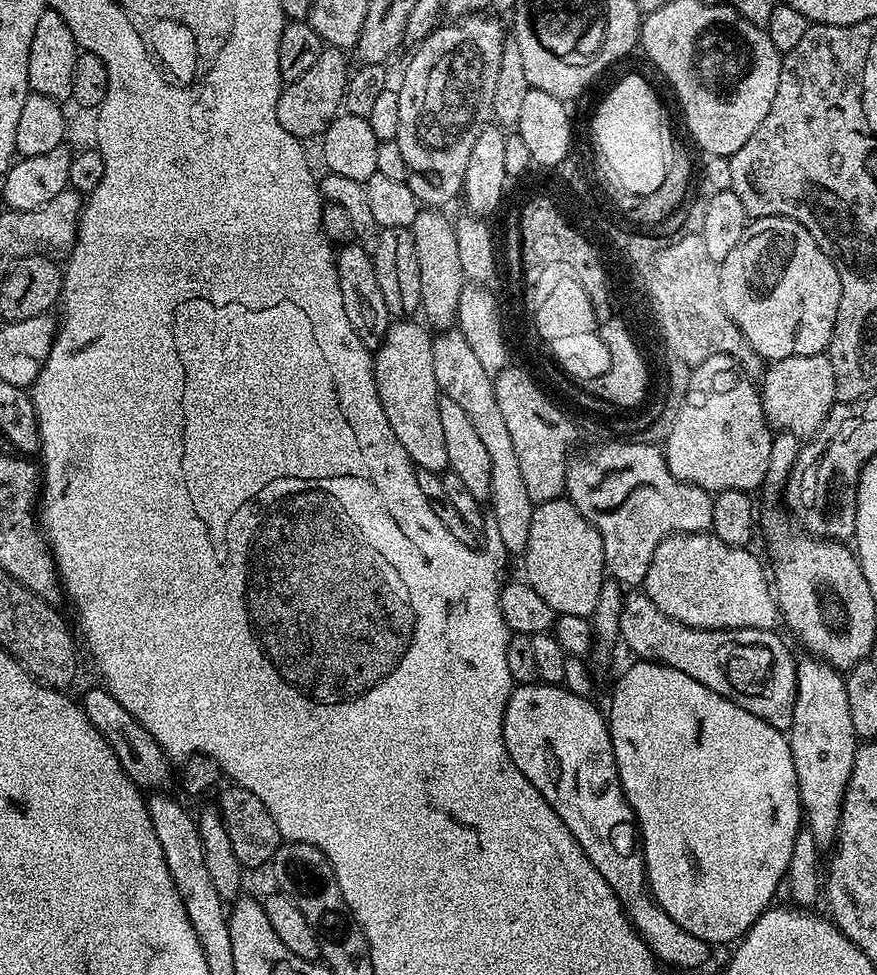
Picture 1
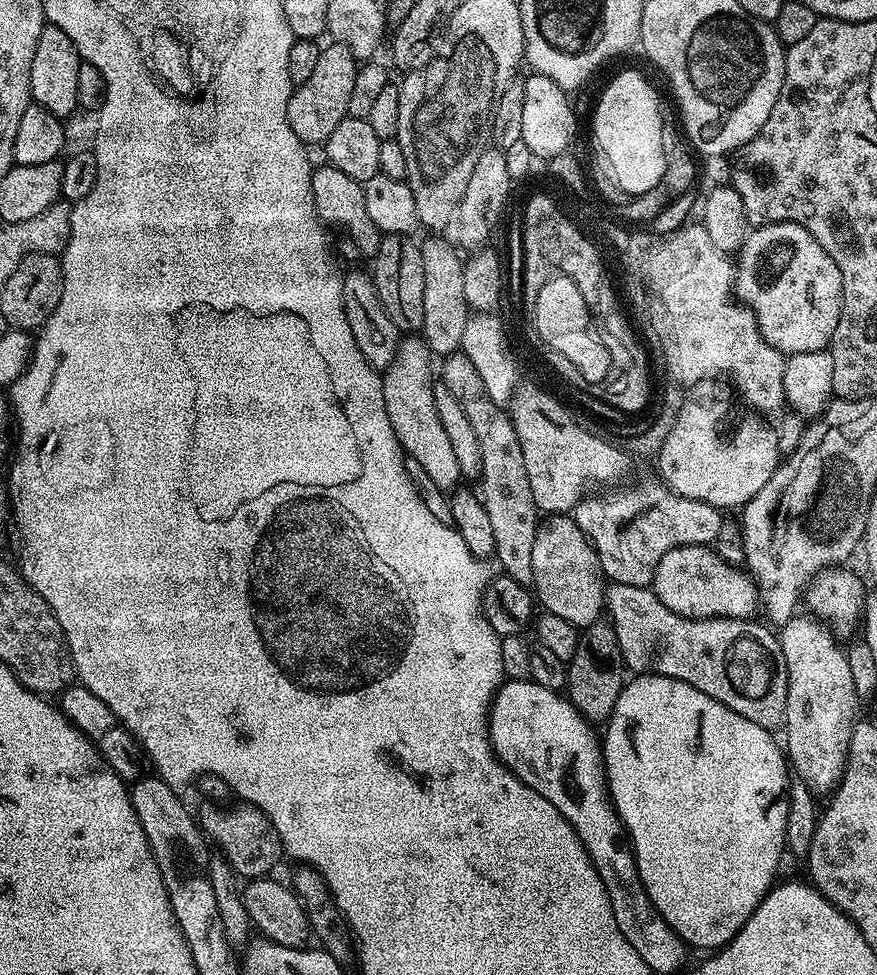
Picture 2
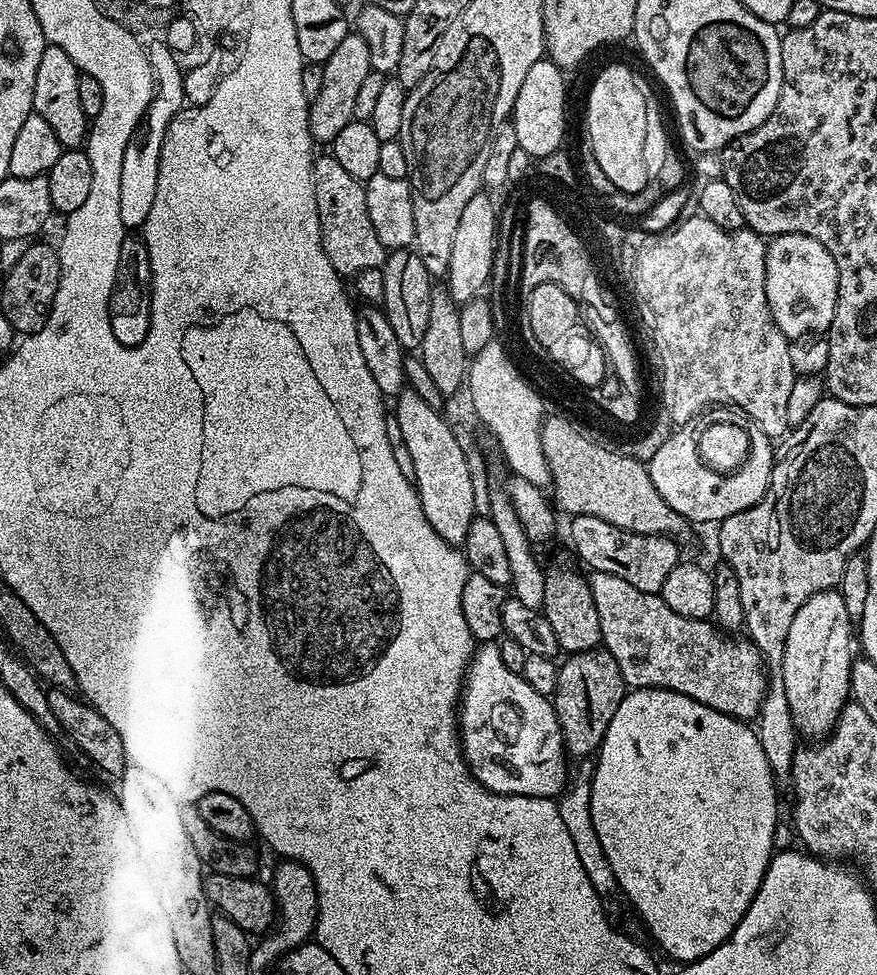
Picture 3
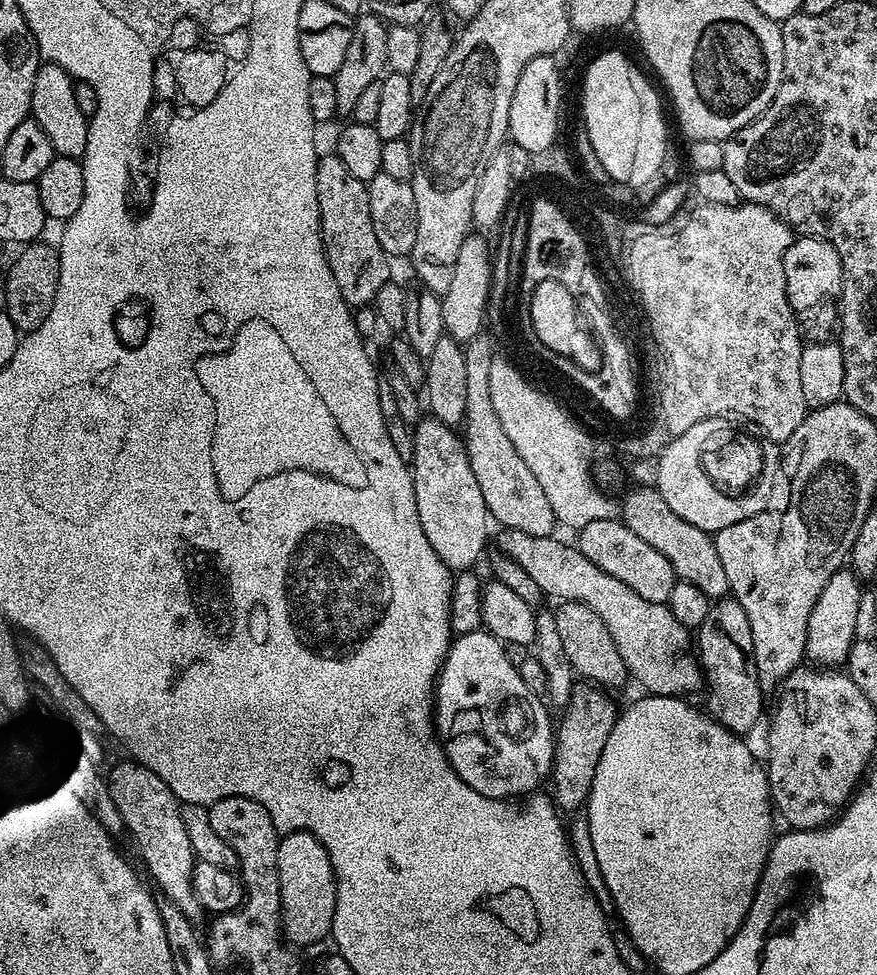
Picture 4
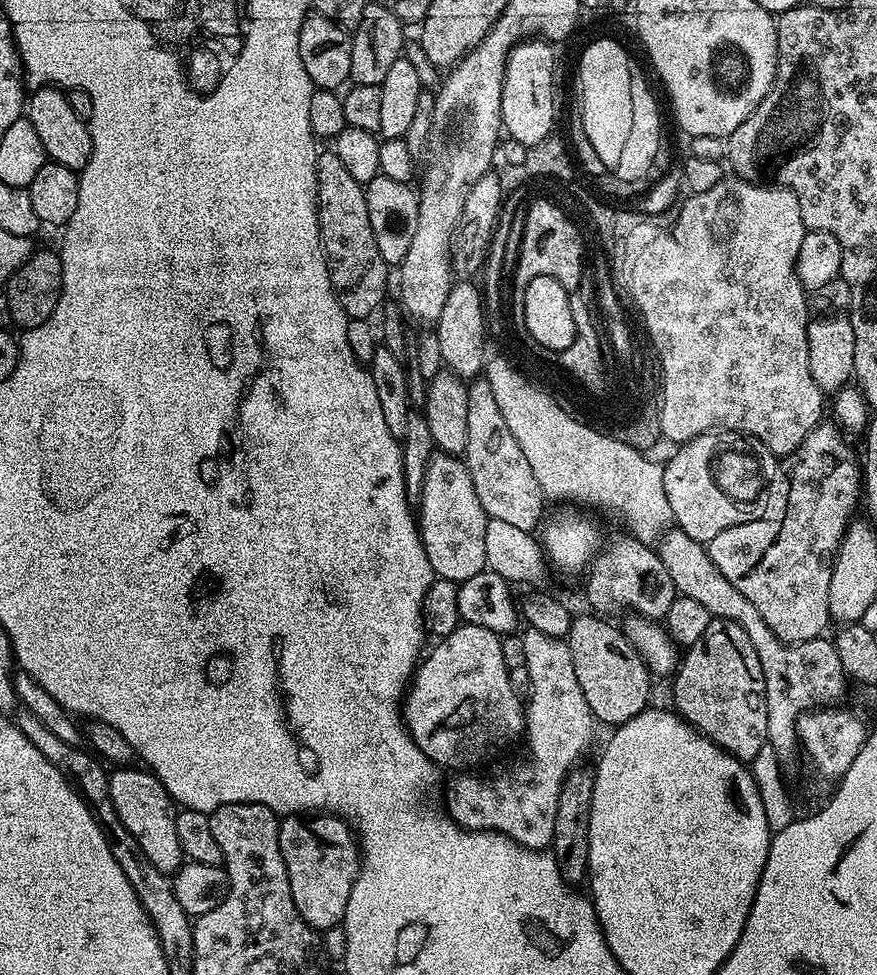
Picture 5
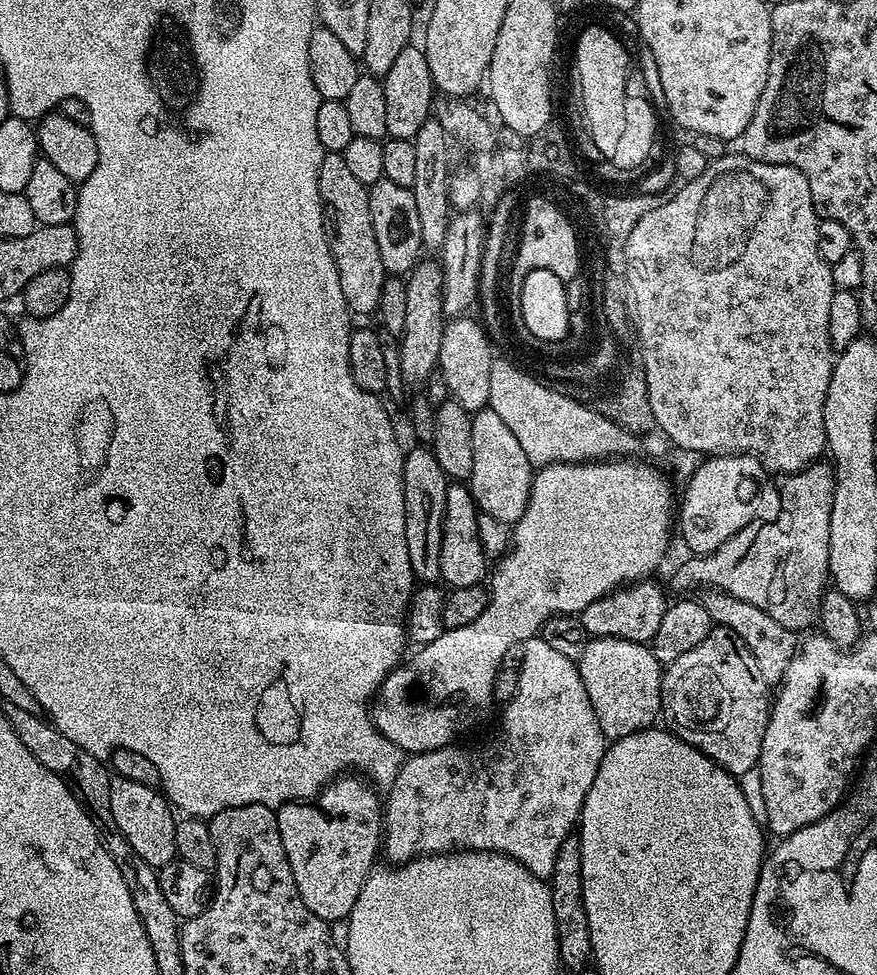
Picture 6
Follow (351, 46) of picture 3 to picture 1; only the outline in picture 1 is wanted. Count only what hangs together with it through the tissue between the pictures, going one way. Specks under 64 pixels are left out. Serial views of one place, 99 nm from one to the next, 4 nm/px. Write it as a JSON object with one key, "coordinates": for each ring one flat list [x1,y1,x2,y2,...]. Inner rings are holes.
{"coordinates":[[325,47,324,52,302,74,302,78,285,83,280,89,280,97,276,103,276,117,282,122,282,130,286,130,297,140,307,141,307,136,319,137,329,124,341,115,344,92,348,89,350,67,343,51,339,48]]}

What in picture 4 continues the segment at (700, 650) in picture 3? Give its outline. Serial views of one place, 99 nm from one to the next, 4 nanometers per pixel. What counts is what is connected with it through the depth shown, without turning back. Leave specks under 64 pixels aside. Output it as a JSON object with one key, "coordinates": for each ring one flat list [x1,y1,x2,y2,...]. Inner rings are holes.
{"coordinates":[[501,527,498,532,500,533,497,536,495,533,494,536,494,544,500,547,497,549,514,562,518,562,518,566,522,566,522,570,526,570,526,574,530,574,530,578,538,582,545,597,553,596,556,602,577,600,580,604,590,606,590,610,594,610,598,618,606,622,606,630,610,630,610,638,614,638,614,646,618,646,618,654,626,666,629,677,633,681,636,679,644,687,645,693,684,698,689,695,687,692,696,692,699,688,701,691,702,669,694,651,693,633,685,624,678,622,678,618,674,618,667,604,646,602,646,598,642,598,642,594,634,594,634,590,626,586,626,582,618,582,618,578,606,574,606,570,594,566,594,562,590,562,590,558,586,558,586,554,581,552,575,543,567,544,564,540,556,540,555,535,535,537,523,533,522,530,506,527]]}

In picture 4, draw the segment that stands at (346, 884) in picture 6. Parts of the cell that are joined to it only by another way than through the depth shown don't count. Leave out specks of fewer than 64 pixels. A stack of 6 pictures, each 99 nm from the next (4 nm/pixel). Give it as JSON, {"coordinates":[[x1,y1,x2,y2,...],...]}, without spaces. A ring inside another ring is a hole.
{"coordinates":[[289,832,280,836,278,846,280,919,282,936,289,945,316,944,332,931,336,909,336,875,330,854,309,832]]}

